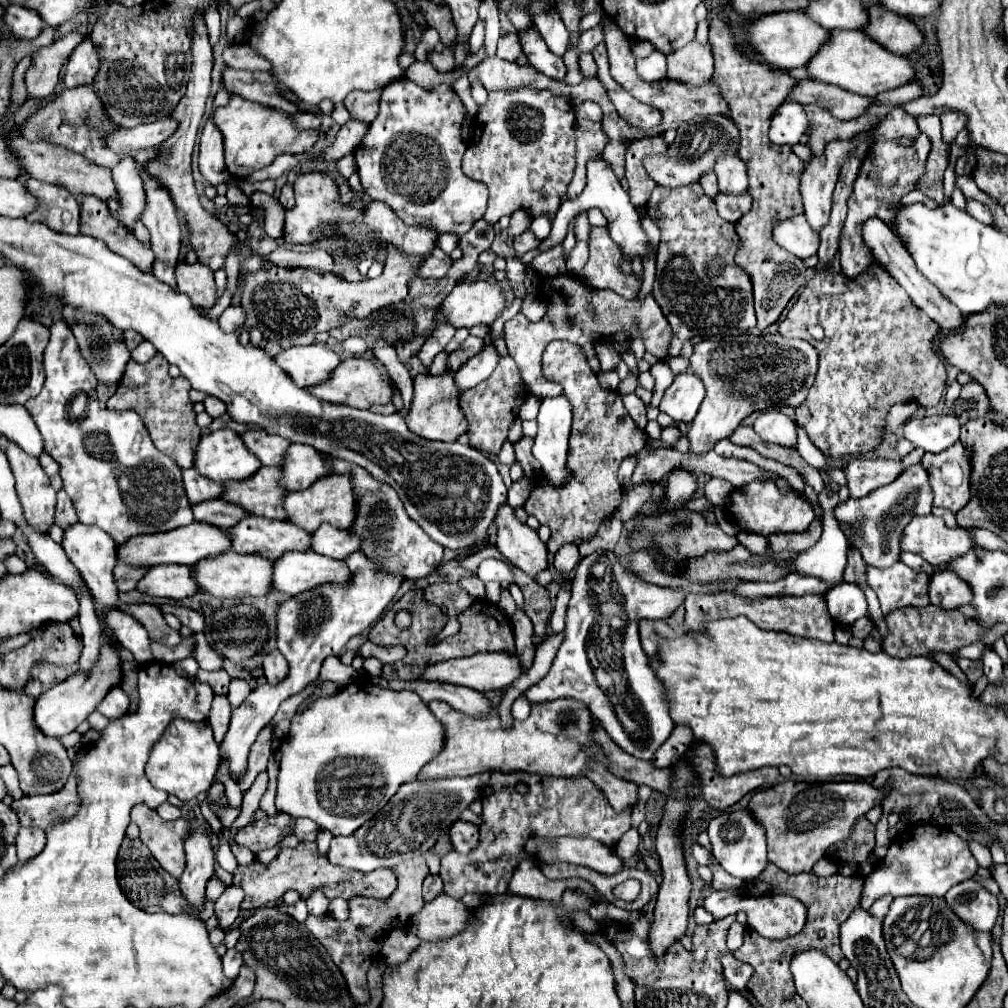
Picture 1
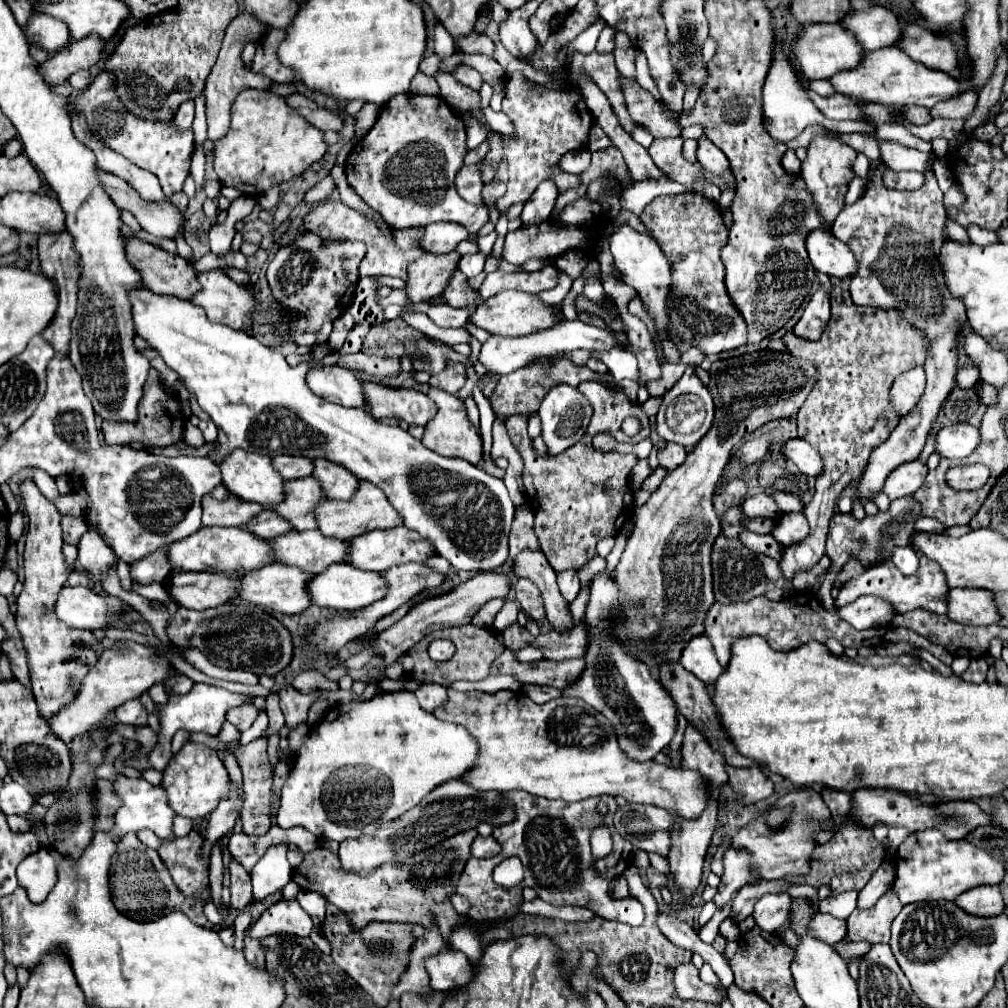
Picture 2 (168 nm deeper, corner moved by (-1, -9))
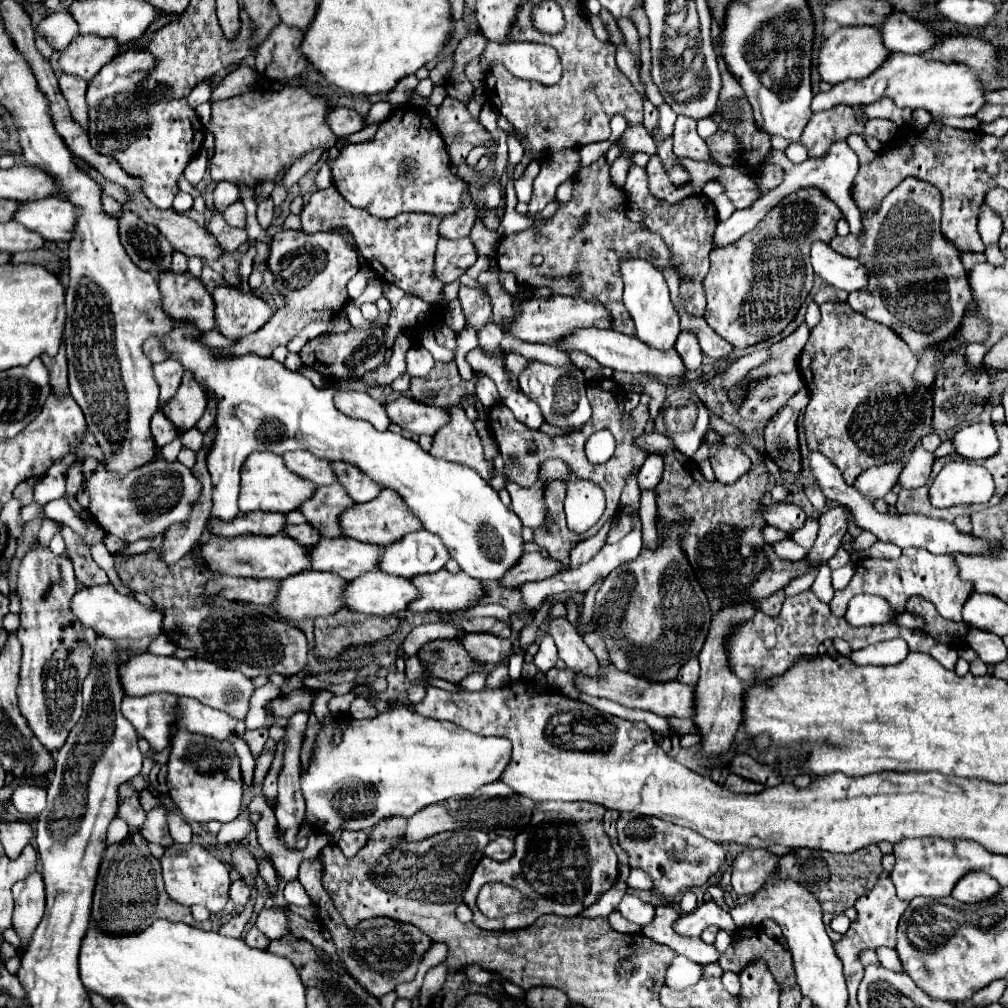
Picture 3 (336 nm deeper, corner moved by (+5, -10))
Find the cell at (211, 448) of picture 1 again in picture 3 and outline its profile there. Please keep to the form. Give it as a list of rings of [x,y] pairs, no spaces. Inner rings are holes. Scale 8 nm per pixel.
[[[252,452],[242,464],[242,486],[240,486],[240,511],[250,512],[294,512],[316,492],[316,484],[290,472],[280,456],[274,452]]]

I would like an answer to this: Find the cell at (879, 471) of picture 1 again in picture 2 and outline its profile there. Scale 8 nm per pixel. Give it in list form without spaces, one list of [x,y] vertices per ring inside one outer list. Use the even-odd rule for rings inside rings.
[[[910,461],[910,463],[902,463],[898,465],[884,481],[884,493],[890,499],[898,499],[904,495],[910,495],[914,491],[918,491],[918,487],[922,485],[922,479],[926,477],[928,469],[924,463],[920,461]]]

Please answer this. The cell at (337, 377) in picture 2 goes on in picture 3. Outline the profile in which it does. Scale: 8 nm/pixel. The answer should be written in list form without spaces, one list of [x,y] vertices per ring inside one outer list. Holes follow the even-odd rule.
[[[338,390],[334,394],[334,404],[346,416],[356,418],[356,420],[366,420],[366,422],[370,422],[380,432],[388,430],[388,426],[390,426],[390,418],[386,414],[384,404],[374,400],[370,394]]]

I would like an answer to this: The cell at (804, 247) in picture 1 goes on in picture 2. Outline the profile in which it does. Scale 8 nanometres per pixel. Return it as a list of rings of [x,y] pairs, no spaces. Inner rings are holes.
[[[810,231],[806,237],[806,251],[812,267],[828,277],[850,277],[856,271],[856,259],[852,251],[830,231]]]

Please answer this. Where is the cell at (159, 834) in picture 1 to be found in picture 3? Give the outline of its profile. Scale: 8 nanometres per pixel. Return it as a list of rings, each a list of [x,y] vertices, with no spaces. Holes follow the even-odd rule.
[[[190,842],[190,844],[172,844],[170,848],[166,848],[160,862],[162,862],[162,870],[164,870],[166,892],[172,900],[176,900],[184,906],[202,904],[212,914],[218,914],[224,910],[232,882],[230,882],[226,866],[216,856],[212,856],[208,850],[204,850],[196,842]]]

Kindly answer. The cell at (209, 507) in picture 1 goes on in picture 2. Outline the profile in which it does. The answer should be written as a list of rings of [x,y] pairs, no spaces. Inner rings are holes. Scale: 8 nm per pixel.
[[[264,509],[260,515],[252,517],[246,525],[244,525],[246,531],[262,537],[262,539],[272,539],[272,537],[278,537],[282,533],[288,533],[292,531],[290,523],[286,523],[276,511],[272,509]]]

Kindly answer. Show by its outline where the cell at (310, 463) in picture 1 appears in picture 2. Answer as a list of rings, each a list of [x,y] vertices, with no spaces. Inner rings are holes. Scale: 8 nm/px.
[[[314,459],[312,477],[322,485],[328,499],[350,499],[350,495],[354,495],[354,487],[358,487],[358,479],[354,479],[350,471],[330,463],[328,459]]]

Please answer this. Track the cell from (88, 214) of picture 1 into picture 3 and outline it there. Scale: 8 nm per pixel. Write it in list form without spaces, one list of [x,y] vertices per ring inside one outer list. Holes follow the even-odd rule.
[[[166,272],[160,276],[160,292],[164,298],[164,310],[172,316],[172,320],[190,322],[200,332],[216,330],[214,298],[190,272]]]

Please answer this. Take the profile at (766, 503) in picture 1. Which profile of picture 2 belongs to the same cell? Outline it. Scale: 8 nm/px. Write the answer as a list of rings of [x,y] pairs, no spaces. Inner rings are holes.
[[[782,513],[774,519],[774,525],[772,525],[772,537],[784,547],[806,539],[808,531],[810,529],[804,513]]]

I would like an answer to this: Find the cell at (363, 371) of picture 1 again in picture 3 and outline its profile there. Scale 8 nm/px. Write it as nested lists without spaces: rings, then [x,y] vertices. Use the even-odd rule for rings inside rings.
[[[402,396],[386,406],[386,412],[394,424],[410,430],[412,434],[434,436],[442,426],[448,424],[450,416],[444,408],[430,408],[426,404],[416,404],[412,398]]]

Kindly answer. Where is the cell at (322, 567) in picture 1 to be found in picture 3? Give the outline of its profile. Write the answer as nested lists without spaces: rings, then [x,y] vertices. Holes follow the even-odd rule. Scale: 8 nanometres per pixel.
[[[368,572],[368,576],[360,576],[360,580],[352,580],[344,592],[346,608],[364,612],[364,614],[378,614],[378,616],[398,614],[418,598],[420,598],[420,592],[408,578],[386,574],[386,572]]]

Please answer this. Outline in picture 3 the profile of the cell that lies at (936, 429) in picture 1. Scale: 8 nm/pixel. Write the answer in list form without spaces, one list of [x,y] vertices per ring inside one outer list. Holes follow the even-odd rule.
[[[972,424],[956,432],[954,446],[960,456],[966,460],[986,460],[1000,450],[1000,440],[994,430],[994,424]]]

